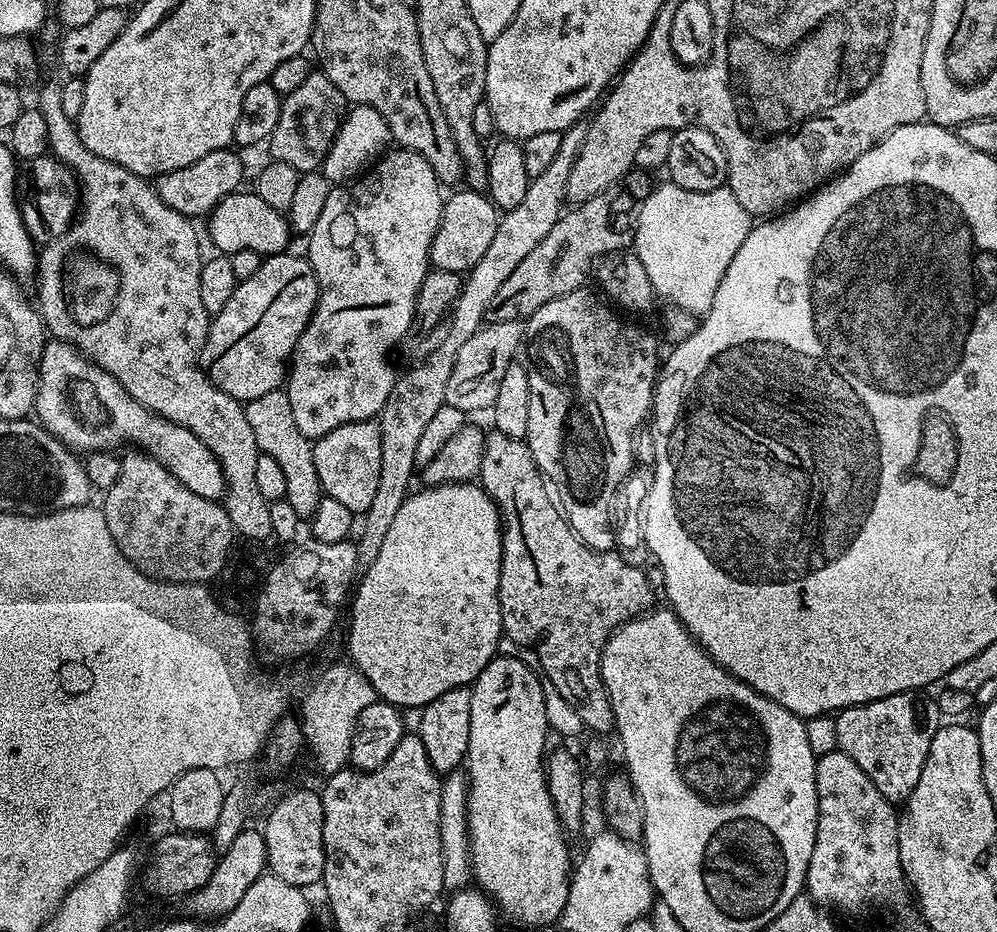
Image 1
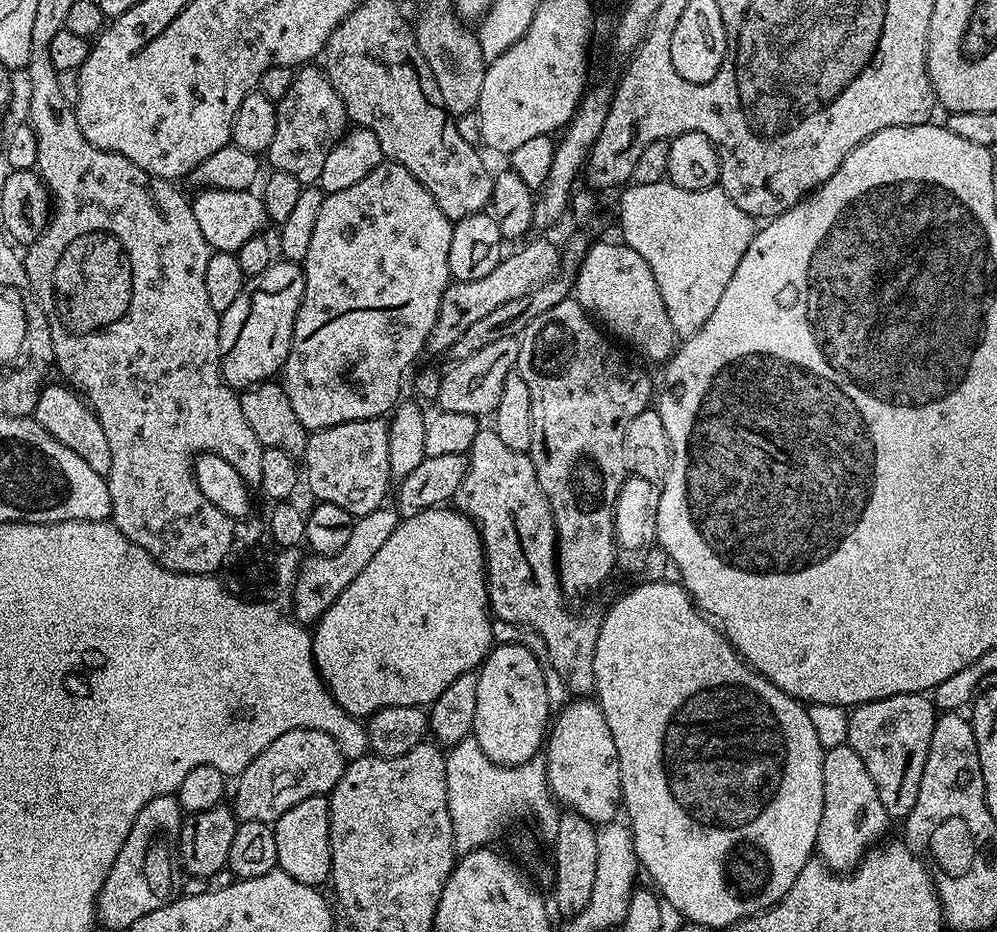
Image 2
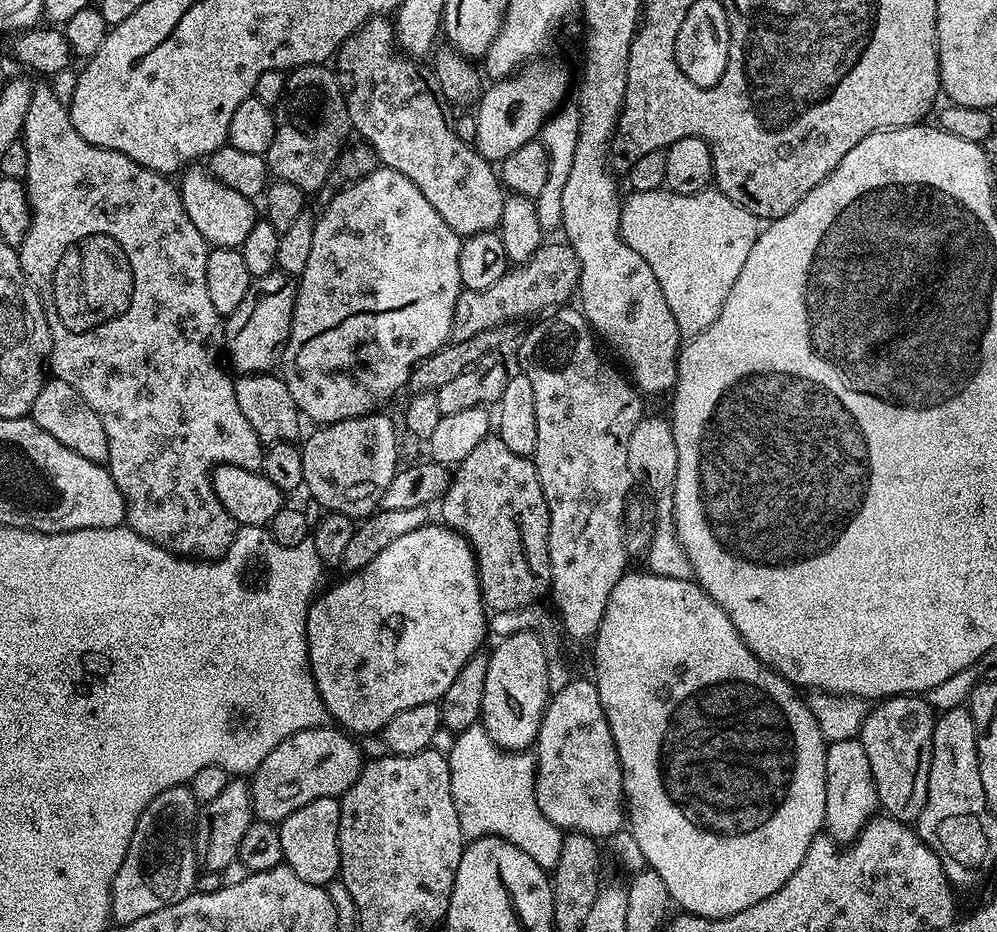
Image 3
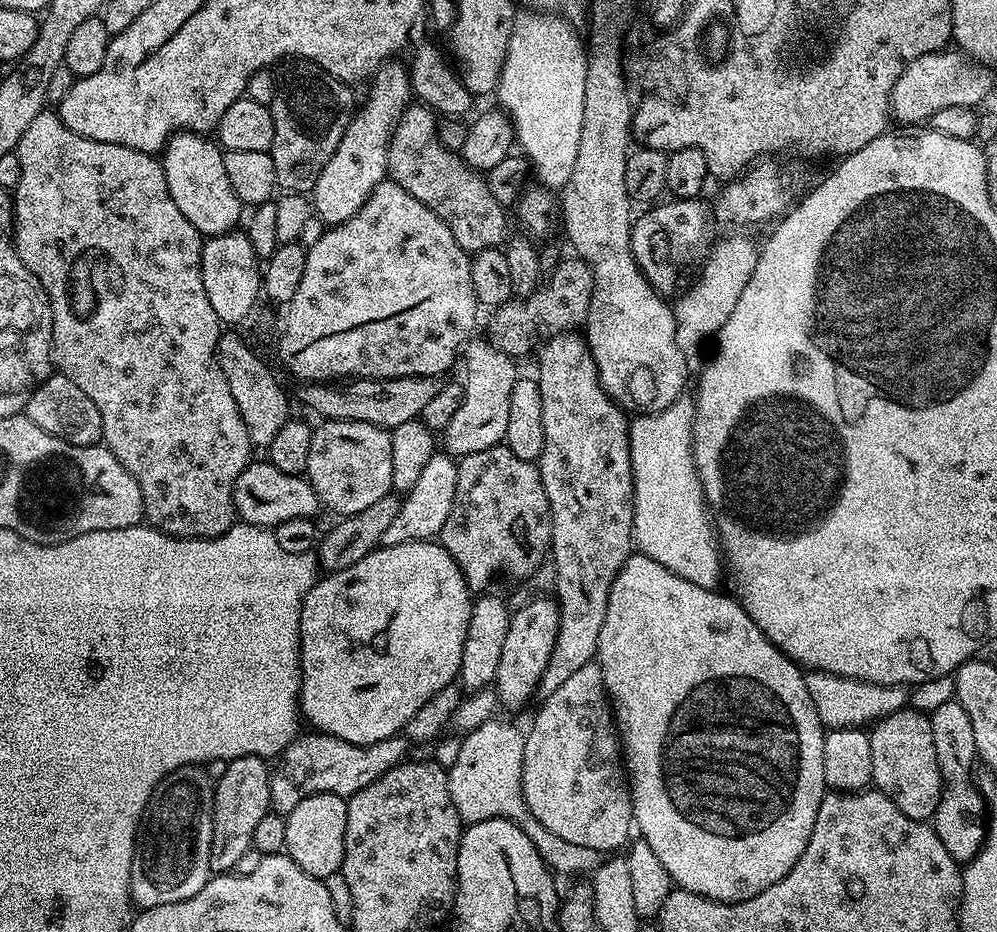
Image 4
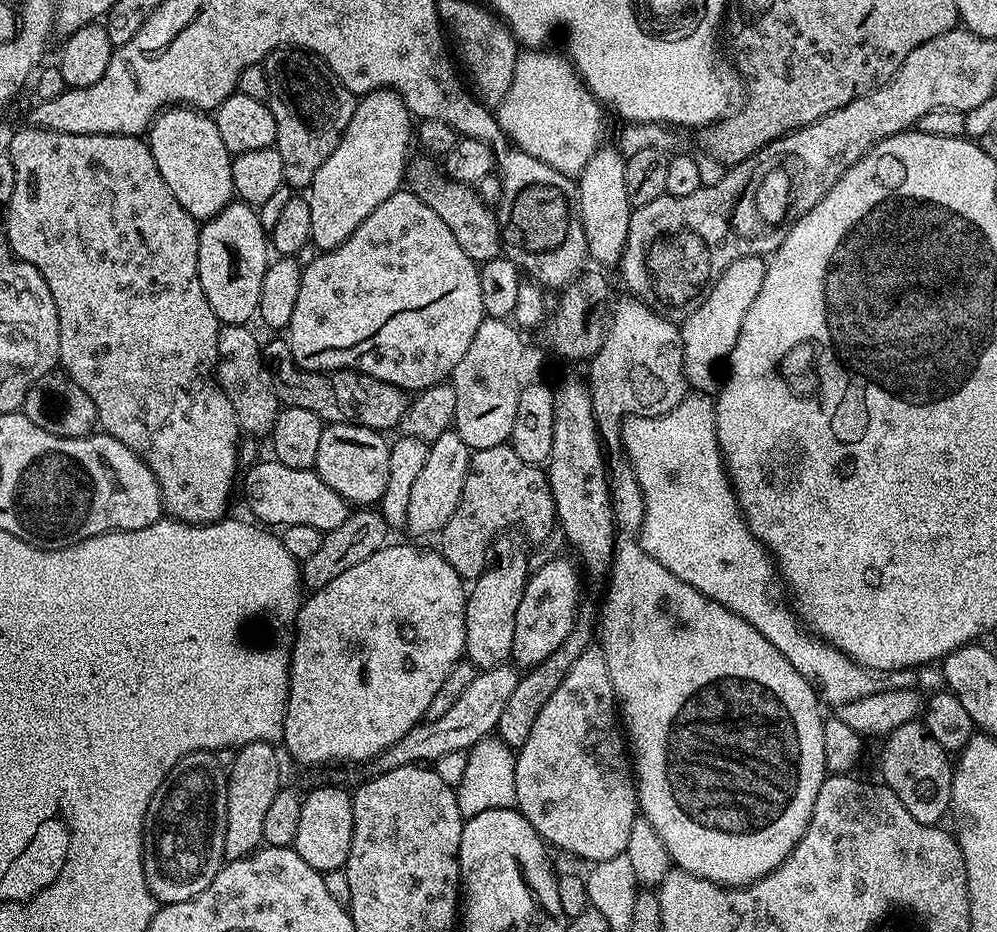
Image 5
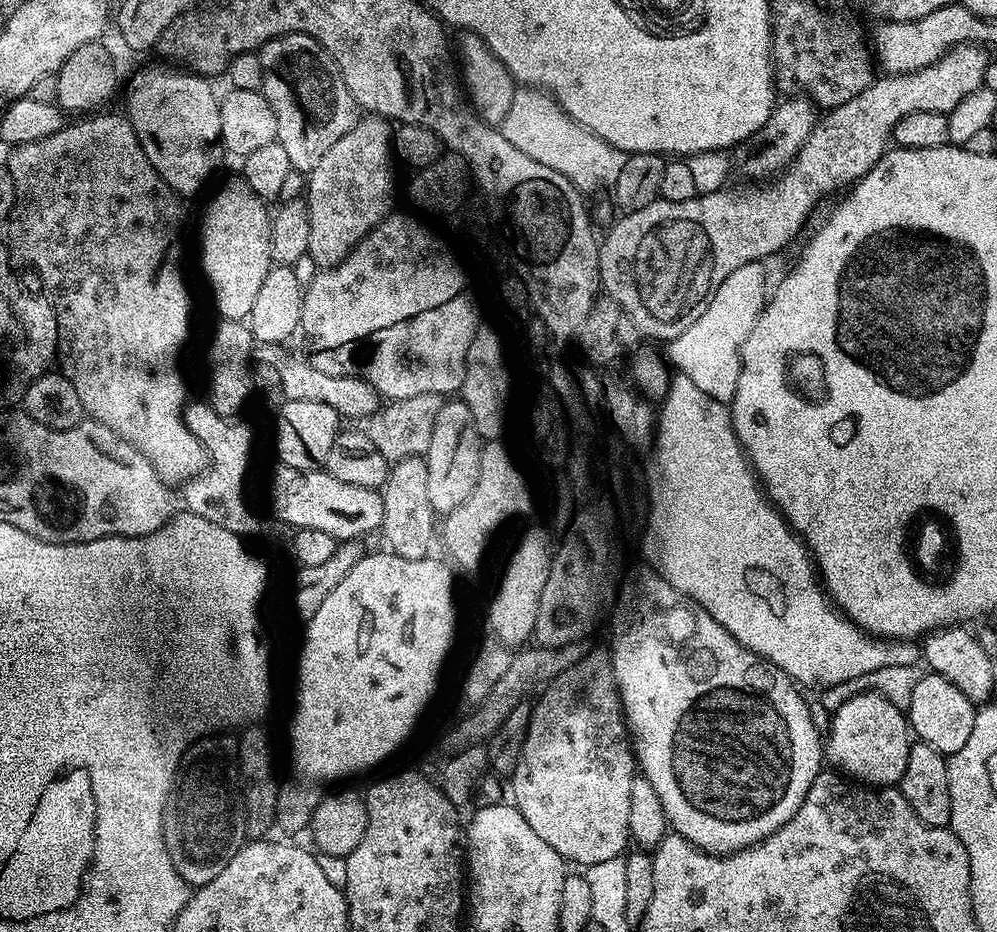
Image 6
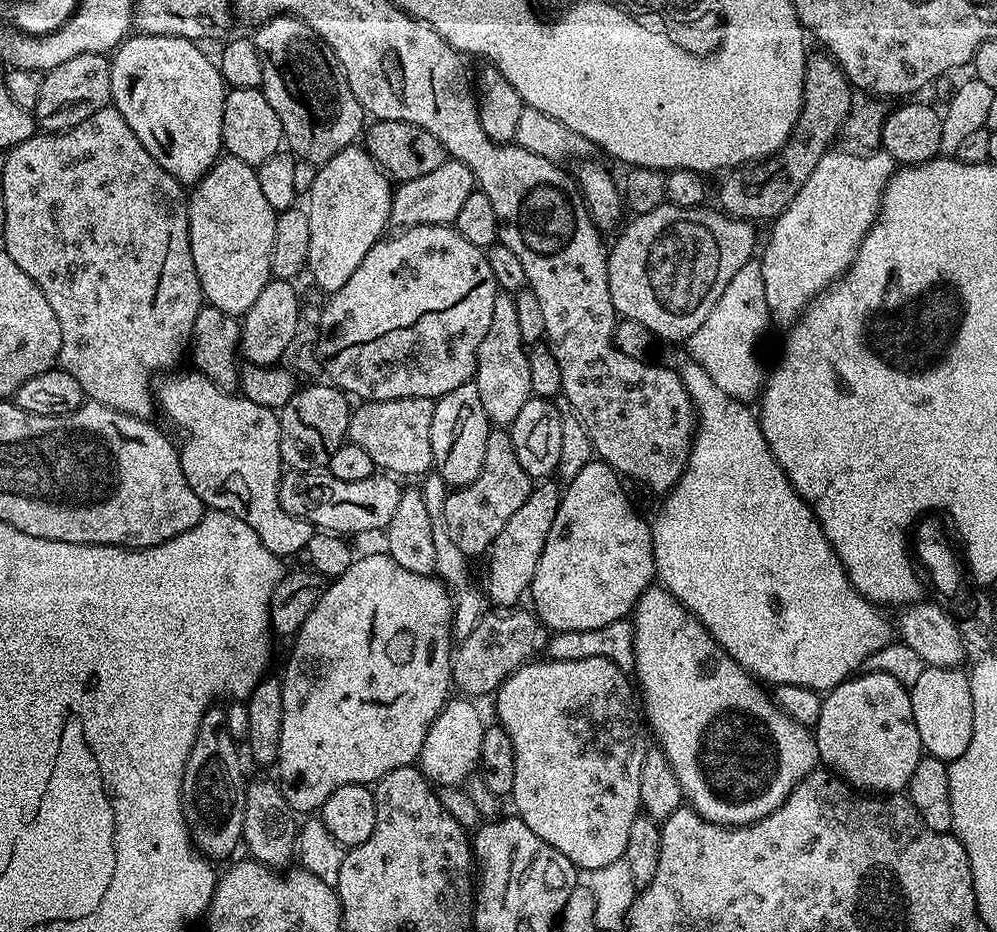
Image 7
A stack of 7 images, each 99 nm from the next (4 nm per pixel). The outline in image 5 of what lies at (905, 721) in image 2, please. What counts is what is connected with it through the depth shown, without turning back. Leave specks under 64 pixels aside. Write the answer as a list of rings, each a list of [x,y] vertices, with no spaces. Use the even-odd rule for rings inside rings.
[[[910,720],[889,732],[883,742],[884,749],[880,752],[883,783],[898,794],[898,802],[902,802],[902,806],[906,806],[906,810],[910,810],[918,822],[939,825],[940,819],[949,815],[952,806],[954,764],[949,753],[929,734],[923,723],[916,720]]]

